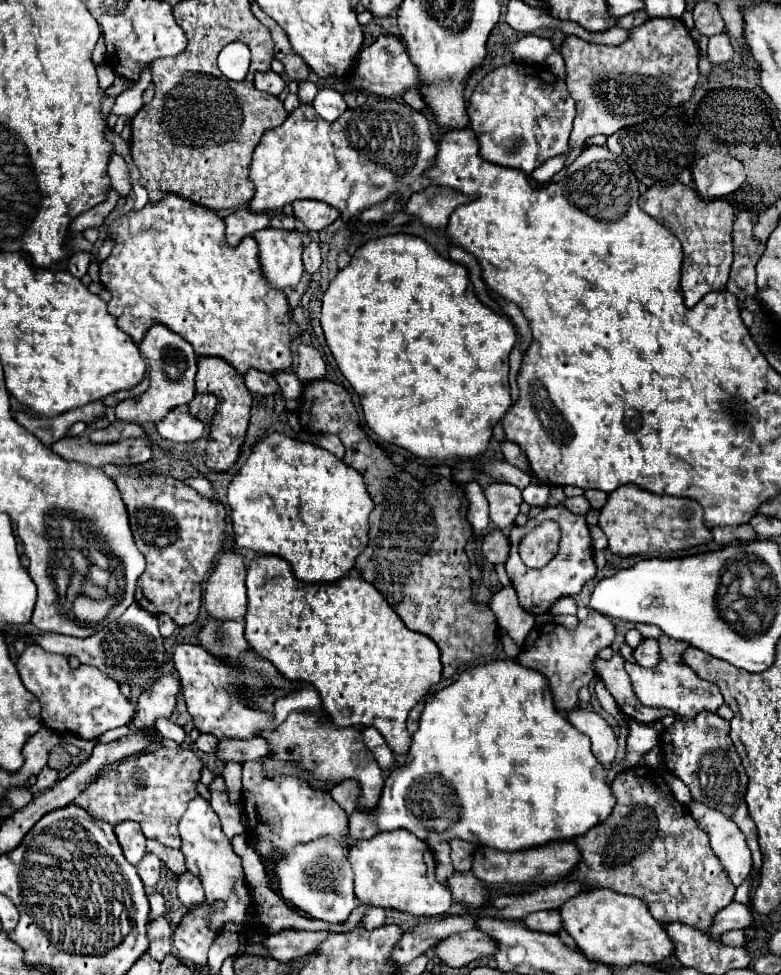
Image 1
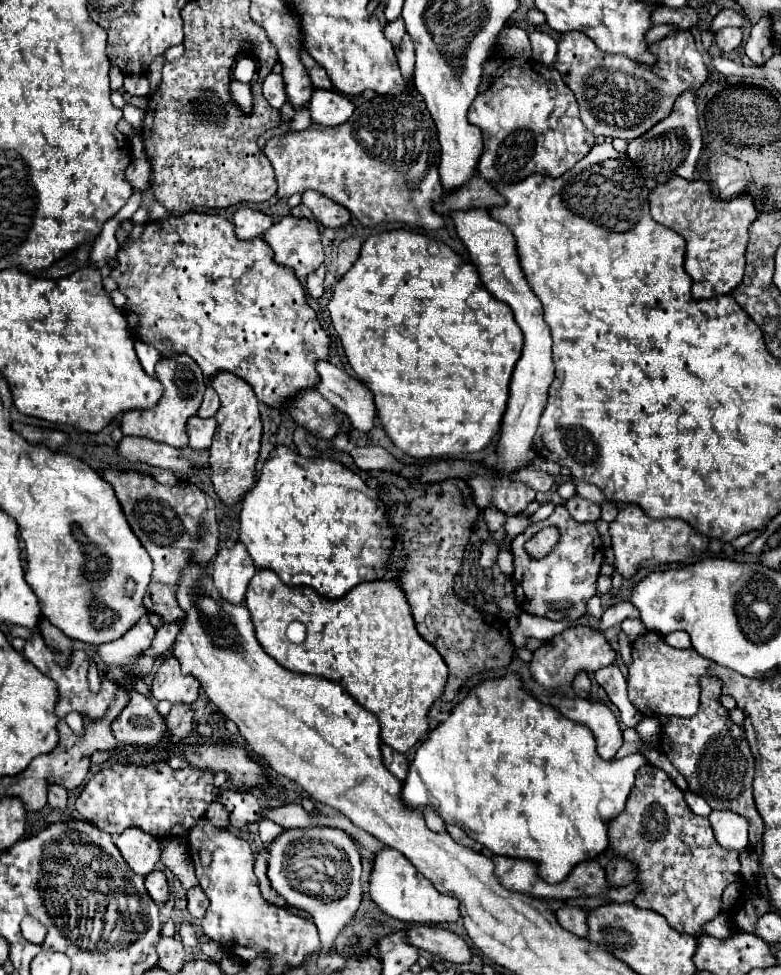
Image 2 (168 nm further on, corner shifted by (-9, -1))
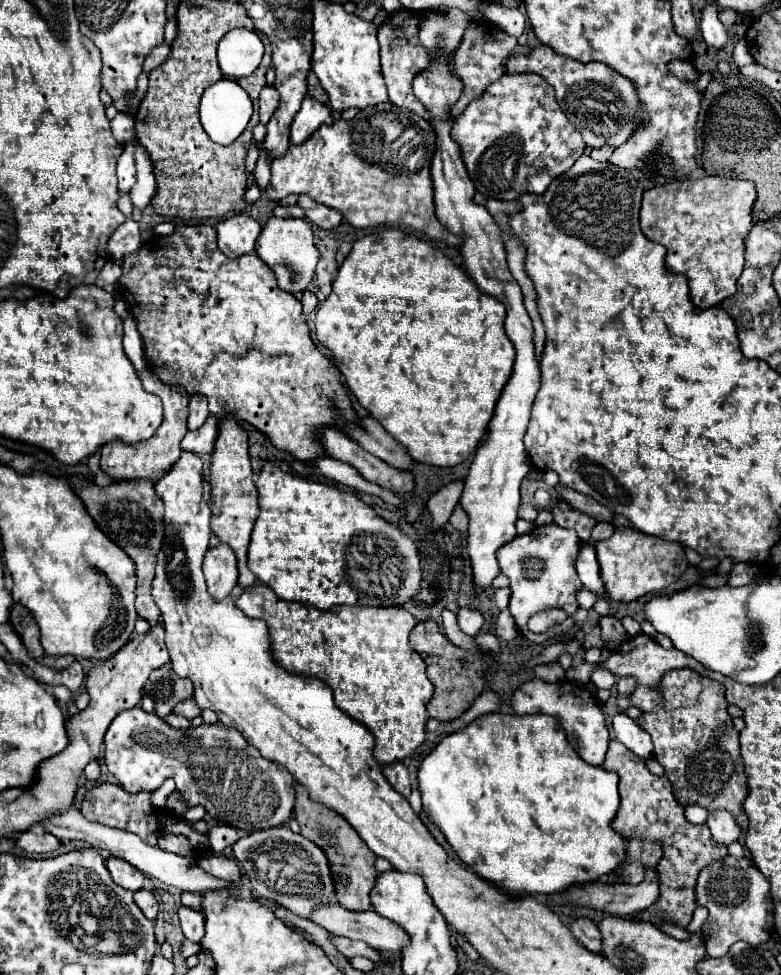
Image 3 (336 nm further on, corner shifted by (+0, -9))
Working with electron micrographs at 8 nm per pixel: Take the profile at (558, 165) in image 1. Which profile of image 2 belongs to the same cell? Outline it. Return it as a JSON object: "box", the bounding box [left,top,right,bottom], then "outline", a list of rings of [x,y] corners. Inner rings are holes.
{"box":[555,29,709,141],"outline":[[[675,29],[675,33],[649,45],[649,51],[657,57],[653,65],[637,63],[623,55],[607,55],[577,31],[561,35],[555,67],[575,93],[581,121],[589,133],[631,141],[663,121],[671,113],[675,99],[685,89],[699,89],[709,75],[689,29]]]}

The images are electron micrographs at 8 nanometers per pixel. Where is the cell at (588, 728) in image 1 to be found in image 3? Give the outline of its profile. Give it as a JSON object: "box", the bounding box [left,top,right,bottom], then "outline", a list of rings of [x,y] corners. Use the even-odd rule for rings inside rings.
{"box":[510,679,608,765],"outline":[[[532,679],[522,683],[510,697],[510,707],[514,709],[516,715],[532,715],[532,713],[544,713],[562,725],[570,745],[574,751],[590,765],[602,765],[606,749],[608,749],[608,727],[604,713],[594,697],[594,693],[580,683],[574,681],[558,681],[558,683],[544,683],[542,679]]]}

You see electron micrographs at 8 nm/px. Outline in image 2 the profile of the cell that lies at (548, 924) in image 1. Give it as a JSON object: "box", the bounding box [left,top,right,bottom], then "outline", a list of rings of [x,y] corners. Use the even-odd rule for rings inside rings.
{"box":[555,907,587,937],"outline":[[[561,907],[555,911],[557,921],[563,929],[567,929],[569,933],[577,935],[577,937],[585,937],[587,935],[587,913],[585,909],[575,909],[575,907]]]}

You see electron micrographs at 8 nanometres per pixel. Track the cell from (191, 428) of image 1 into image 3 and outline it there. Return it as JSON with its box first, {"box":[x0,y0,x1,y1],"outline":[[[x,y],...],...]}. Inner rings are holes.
{"box":[182,415,220,455],"outline":[[[210,415],[200,429],[186,433],[186,437],[182,439],[182,449],[198,453],[198,455],[212,453],[214,441],[218,437],[218,425],[220,425],[220,419]]]}

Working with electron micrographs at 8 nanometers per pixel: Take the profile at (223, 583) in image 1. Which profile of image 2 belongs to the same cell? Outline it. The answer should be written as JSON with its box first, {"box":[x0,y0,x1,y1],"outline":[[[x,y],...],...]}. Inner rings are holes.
{"box":[213,543,257,605],"outline":[[[237,543],[235,547],[221,549],[217,553],[217,559],[213,563],[213,581],[225,601],[231,605],[243,605],[247,585],[255,571],[257,569],[249,557],[249,551],[245,545]]]}

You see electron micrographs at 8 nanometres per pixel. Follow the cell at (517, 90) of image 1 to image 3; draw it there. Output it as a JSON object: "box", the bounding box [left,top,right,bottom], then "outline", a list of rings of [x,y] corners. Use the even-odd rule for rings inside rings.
{"box":[452,73,584,199],"outline":[[[536,73],[510,75],[492,83],[454,119],[452,139],[462,151],[476,191],[492,199],[518,199],[522,193],[544,193],[584,153],[580,133],[562,113],[552,85]]]}

